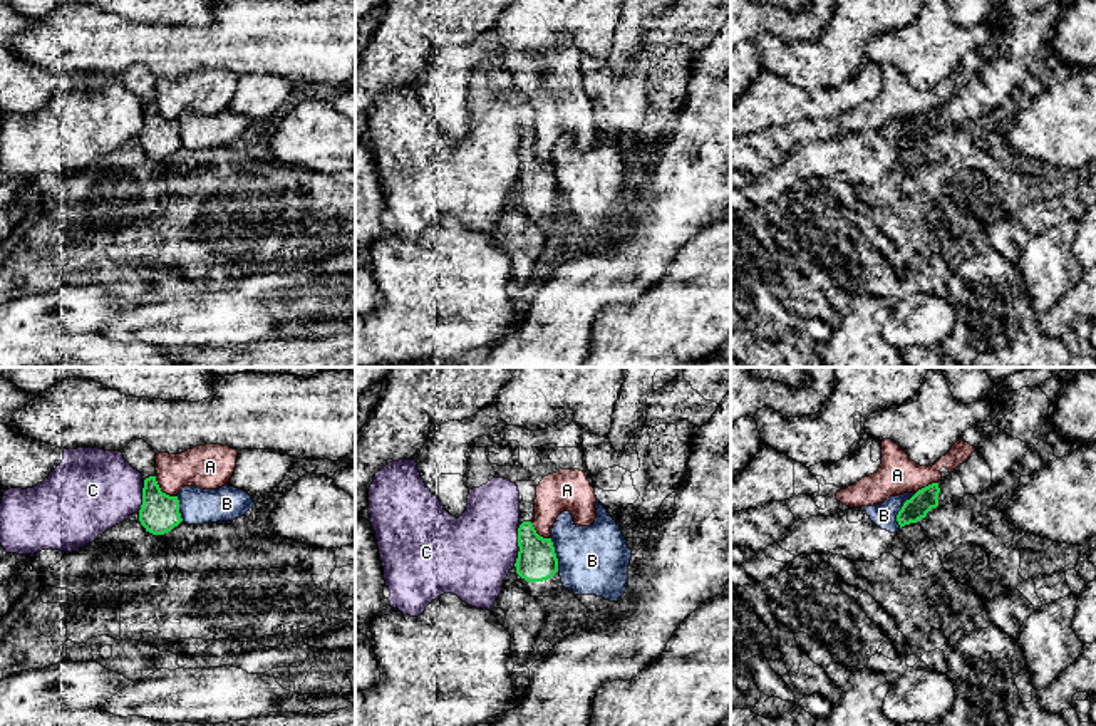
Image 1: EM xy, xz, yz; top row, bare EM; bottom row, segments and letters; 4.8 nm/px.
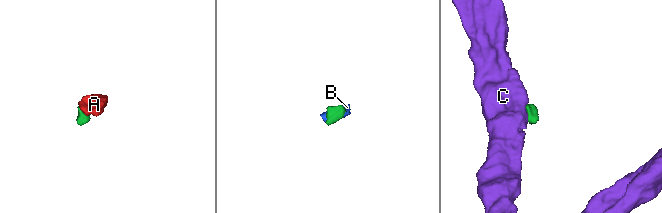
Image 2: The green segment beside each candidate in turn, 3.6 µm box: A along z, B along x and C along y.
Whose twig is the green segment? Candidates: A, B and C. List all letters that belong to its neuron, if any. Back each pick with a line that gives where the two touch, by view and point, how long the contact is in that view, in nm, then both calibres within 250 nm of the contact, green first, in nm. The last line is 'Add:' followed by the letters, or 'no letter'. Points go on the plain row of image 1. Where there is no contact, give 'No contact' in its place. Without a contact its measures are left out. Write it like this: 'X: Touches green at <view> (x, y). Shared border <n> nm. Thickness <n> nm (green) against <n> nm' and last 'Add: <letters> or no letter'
Add: no letter

